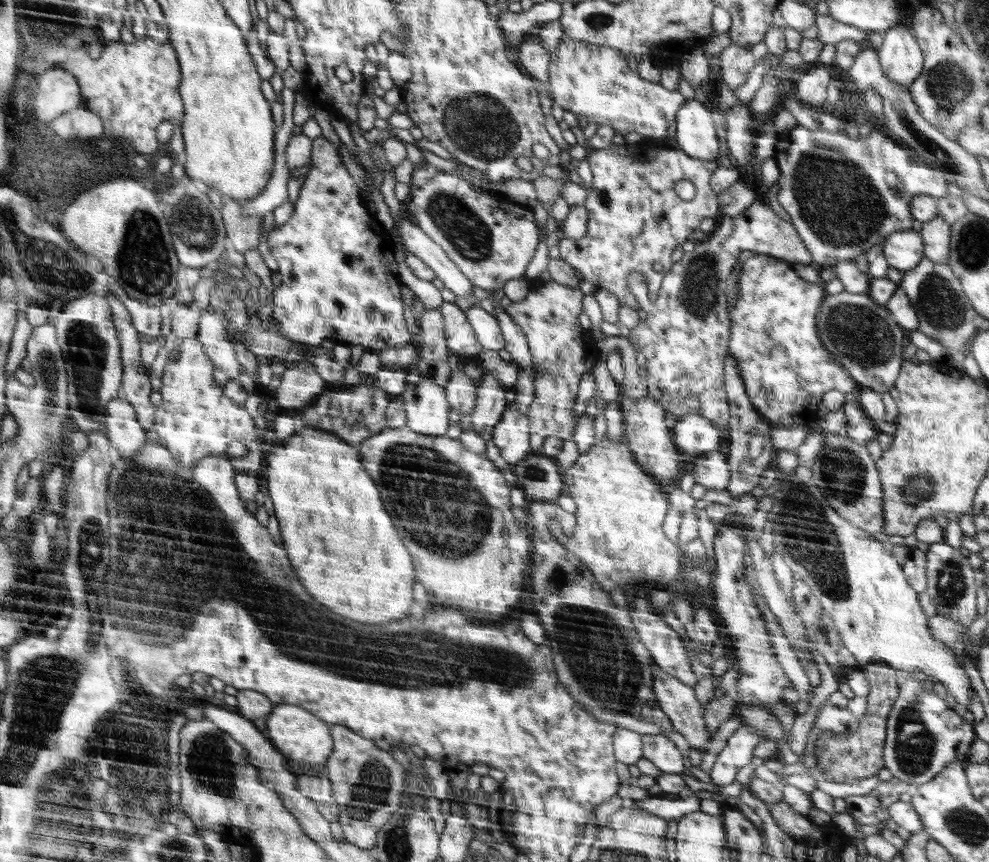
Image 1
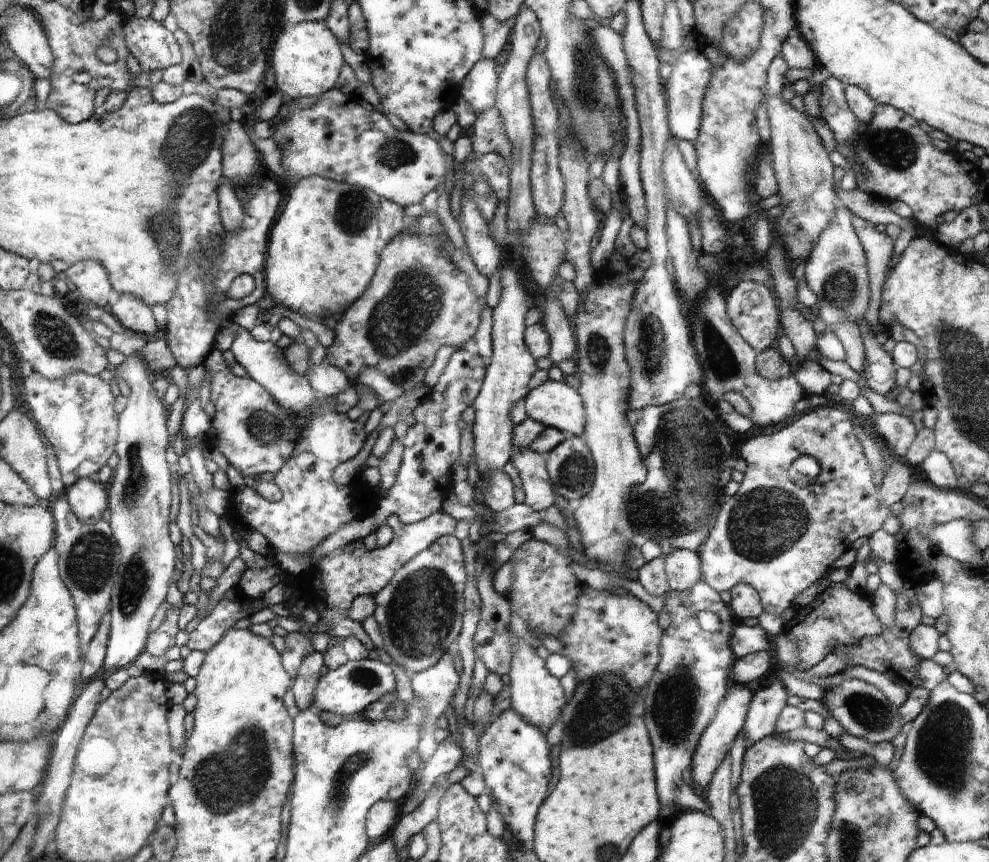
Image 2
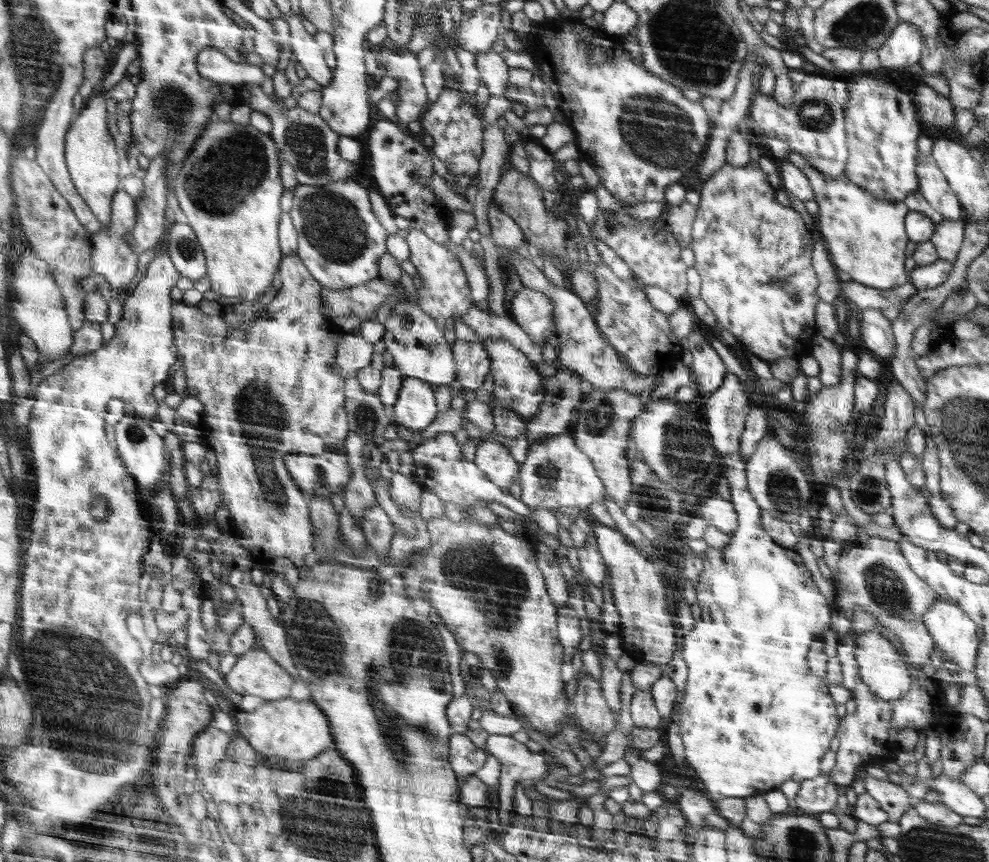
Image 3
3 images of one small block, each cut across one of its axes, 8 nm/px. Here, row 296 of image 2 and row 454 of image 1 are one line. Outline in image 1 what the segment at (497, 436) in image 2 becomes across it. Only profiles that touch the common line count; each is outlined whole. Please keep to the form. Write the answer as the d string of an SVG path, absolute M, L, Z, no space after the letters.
M508 402L500 422L494 426L493 441L499 448L502 458L511 465L520 463L520 460L531 451L528 444L529 417L521 414L515 402Z

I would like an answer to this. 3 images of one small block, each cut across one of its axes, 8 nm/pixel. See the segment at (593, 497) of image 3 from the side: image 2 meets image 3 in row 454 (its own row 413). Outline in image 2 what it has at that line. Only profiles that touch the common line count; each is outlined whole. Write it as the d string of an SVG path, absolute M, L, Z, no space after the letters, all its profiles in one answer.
M549 379L531 390L524 400L527 416L567 435L582 436L586 411L577 389Z

